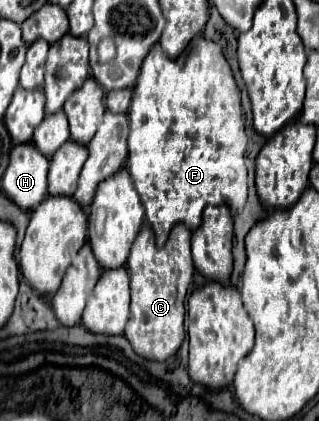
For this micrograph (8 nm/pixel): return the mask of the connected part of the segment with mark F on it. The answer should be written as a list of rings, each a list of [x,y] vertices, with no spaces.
[[[194,37],[178,61],[172,61],[160,49],[160,43],[156,43],[142,63],[138,81],[134,85],[128,117],[128,173],[144,205],[146,221],[154,231],[156,245],[164,245],[170,229],[178,223],[186,223],[190,231],[196,229],[208,203],[228,205],[232,215],[242,211],[248,197],[244,163],[248,141],[244,133],[240,87],[232,75],[228,61],[222,55],[222,49],[216,43],[204,37]]]

